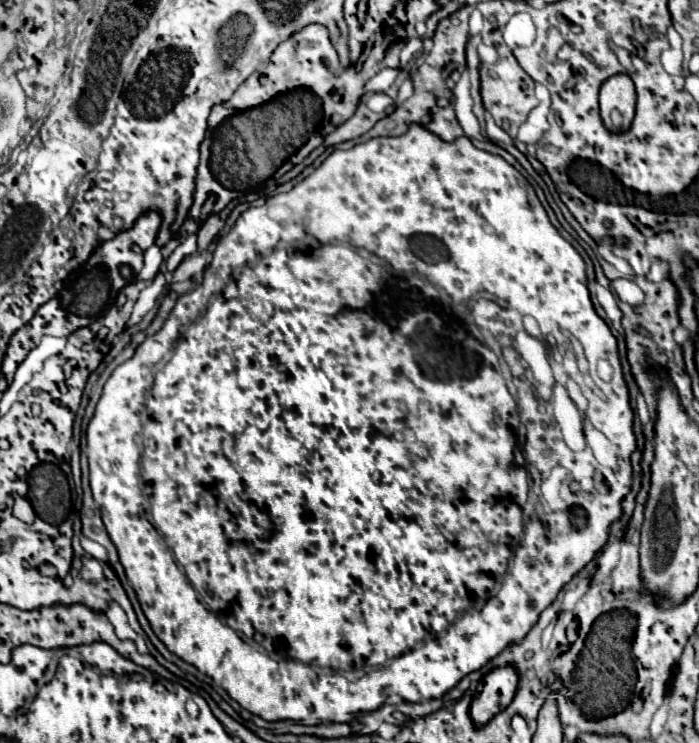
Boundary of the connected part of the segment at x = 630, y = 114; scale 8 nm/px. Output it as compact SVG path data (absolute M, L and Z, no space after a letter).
M616 74L608 78L602 88L600 88L600 116L604 126L612 132L612 122L610 122L610 112L618 110L624 118L622 130L626 132L632 126L634 120L634 110L636 110L636 90L634 82L626 74Z

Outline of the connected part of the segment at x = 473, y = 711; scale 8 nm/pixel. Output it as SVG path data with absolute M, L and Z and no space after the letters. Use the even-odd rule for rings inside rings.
M512 666L496 668L486 674L470 704L470 718L474 726L486 726L496 714L500 714L514 698L518 686L518 674Z

